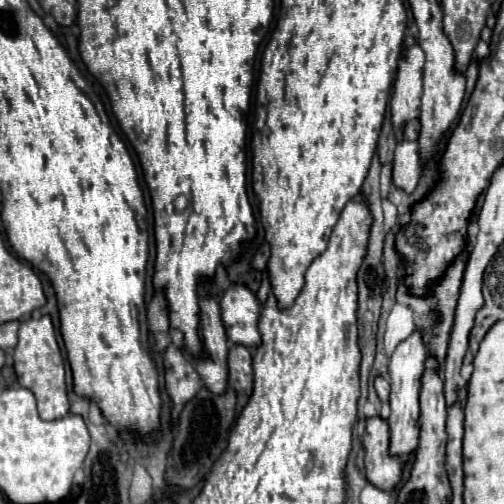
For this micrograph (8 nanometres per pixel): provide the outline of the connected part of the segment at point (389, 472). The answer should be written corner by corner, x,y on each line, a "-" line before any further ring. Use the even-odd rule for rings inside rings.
368,418
364,422
362,444
366,450
366,478
376,488
390,492
402,478
402,460
400,456
390,454
390,430
388,424
380,418

